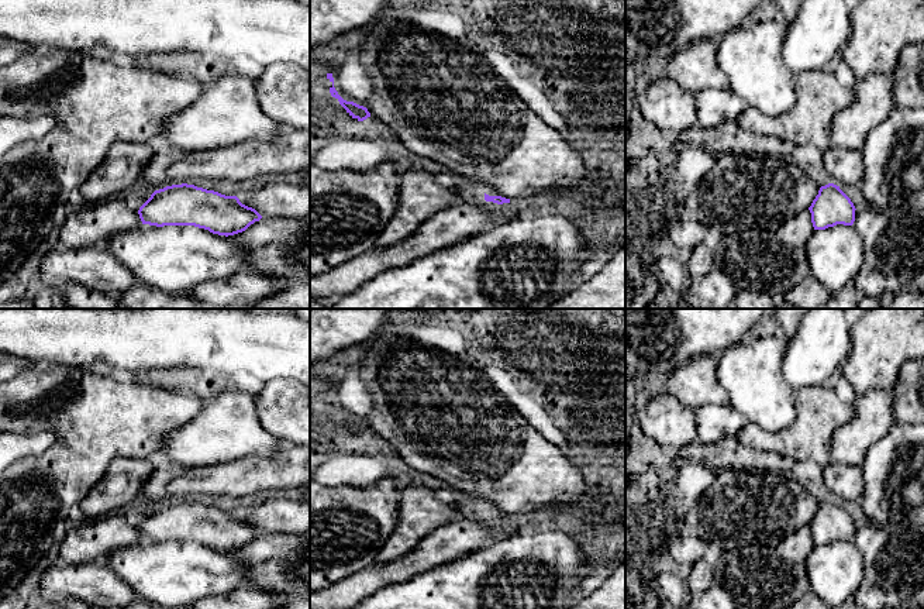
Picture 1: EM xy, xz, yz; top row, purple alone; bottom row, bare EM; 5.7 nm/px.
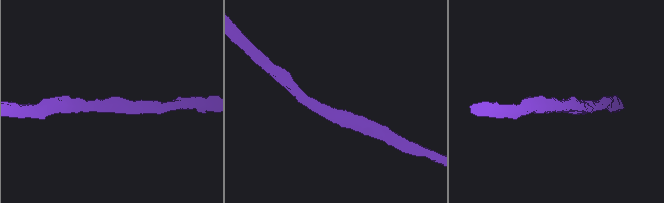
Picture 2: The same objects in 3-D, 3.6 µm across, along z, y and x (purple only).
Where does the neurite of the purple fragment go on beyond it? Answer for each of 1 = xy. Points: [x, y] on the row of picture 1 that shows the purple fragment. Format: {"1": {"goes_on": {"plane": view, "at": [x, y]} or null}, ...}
{"1": {"goes_on": null}}

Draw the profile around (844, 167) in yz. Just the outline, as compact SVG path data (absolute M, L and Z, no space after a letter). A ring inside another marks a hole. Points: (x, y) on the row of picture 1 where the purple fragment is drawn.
M830 145L823 154L823 161L830 183L861 186L863 175L861 151Z

